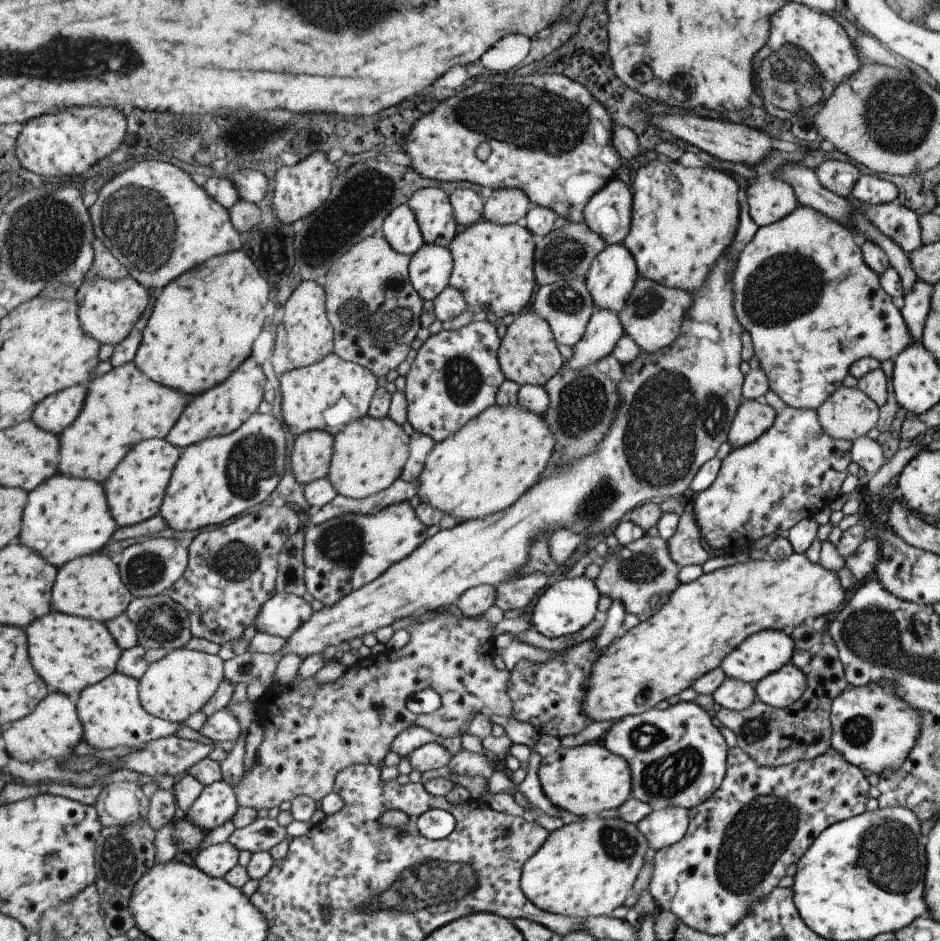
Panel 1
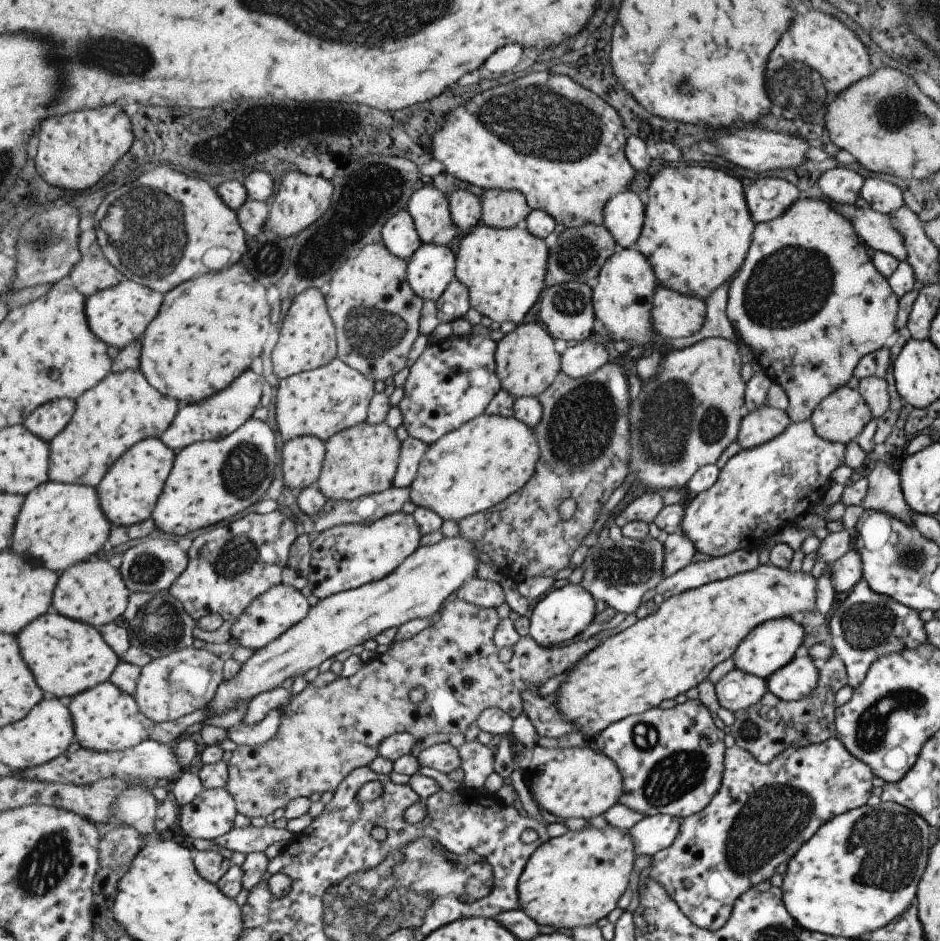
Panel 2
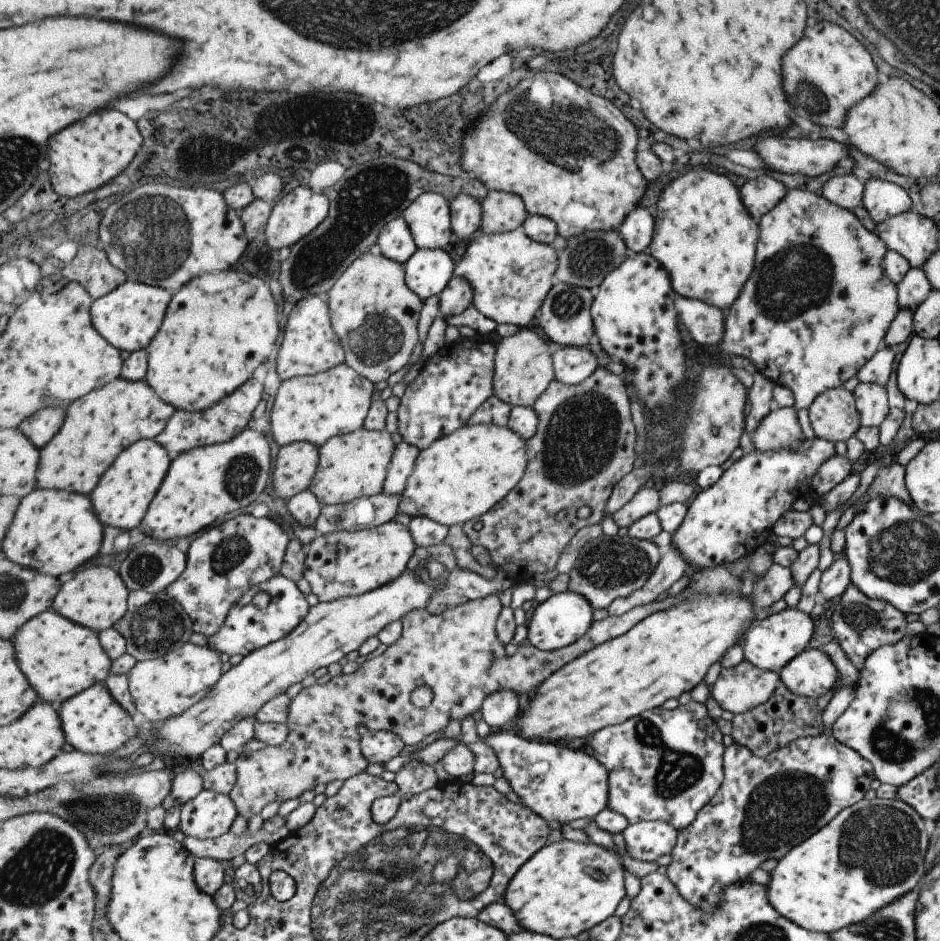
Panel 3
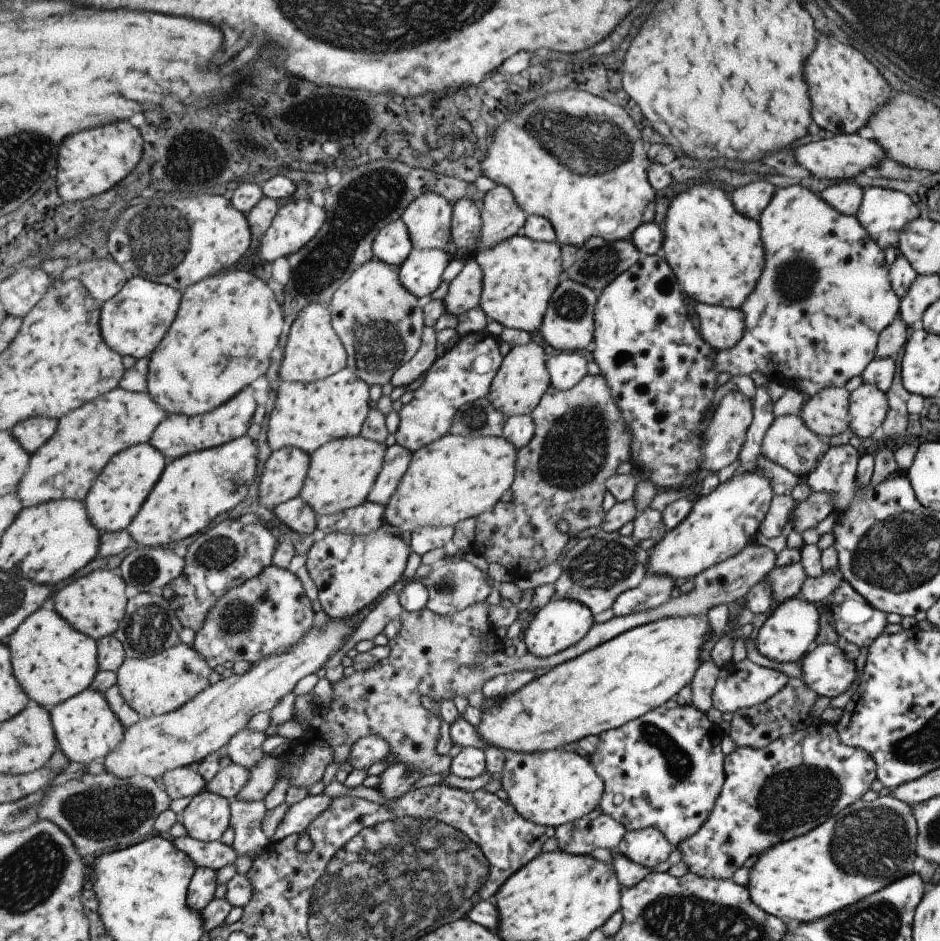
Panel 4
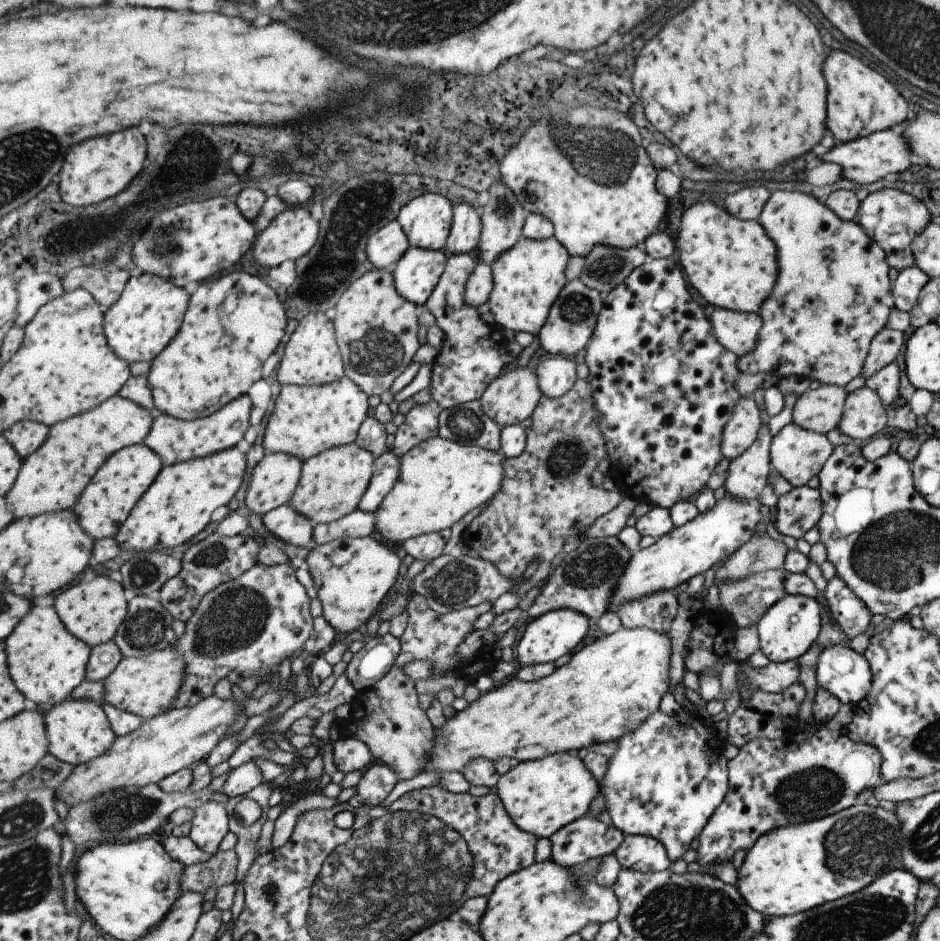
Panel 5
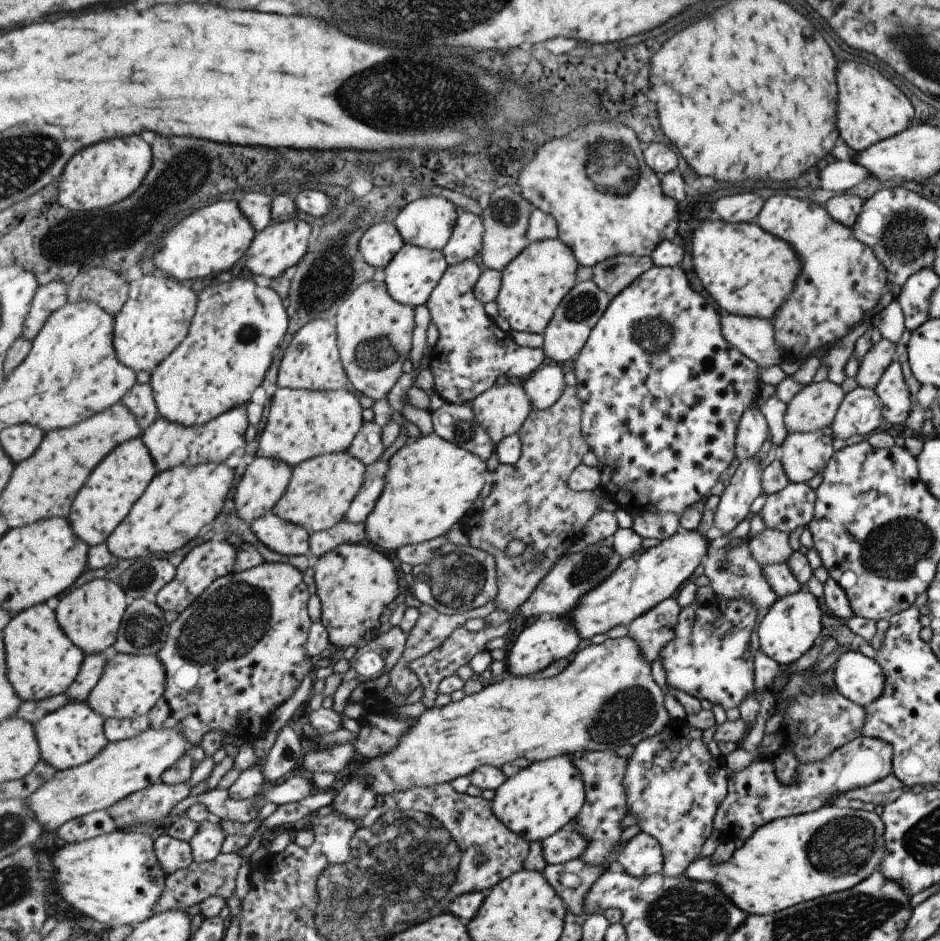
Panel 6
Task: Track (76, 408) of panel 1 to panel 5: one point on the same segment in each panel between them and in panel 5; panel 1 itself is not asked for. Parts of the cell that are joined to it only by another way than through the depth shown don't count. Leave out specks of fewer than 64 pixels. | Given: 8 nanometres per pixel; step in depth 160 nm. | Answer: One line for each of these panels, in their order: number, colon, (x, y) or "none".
2: (50, 420)
3: (41, 428)
4: (32, 433)
5: (26, 436)

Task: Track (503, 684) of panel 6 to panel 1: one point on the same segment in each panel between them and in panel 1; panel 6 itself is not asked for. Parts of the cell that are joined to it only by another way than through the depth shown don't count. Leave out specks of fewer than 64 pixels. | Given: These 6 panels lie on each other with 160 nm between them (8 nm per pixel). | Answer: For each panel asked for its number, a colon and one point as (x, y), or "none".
1: (702, 621)
2: (668, 652)
3: (668, 653)
4: (603, 689)
5: (612, 685)

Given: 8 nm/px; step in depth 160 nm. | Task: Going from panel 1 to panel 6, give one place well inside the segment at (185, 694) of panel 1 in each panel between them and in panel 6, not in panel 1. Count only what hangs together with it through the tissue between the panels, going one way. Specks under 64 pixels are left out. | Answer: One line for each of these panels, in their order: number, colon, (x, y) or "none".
2: (176, 685)
3: (166, 686)
4: (153, 686)
5: (148, 686)
6: (131, 685)

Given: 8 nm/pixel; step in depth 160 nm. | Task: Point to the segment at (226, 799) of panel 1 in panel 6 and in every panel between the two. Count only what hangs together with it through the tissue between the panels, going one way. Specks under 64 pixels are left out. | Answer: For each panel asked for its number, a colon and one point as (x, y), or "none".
2: (213, 813)
3: (210, 815)
4: (208, 816)
5: (211, 824)
6: (207, 844)

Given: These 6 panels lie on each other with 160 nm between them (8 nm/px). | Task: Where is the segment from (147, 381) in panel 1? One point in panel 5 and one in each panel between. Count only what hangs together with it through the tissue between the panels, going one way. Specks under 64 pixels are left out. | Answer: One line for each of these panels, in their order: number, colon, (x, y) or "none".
2: (124, 408)
3: (98, 429)
4: (89, 438)
5: (54, 479)

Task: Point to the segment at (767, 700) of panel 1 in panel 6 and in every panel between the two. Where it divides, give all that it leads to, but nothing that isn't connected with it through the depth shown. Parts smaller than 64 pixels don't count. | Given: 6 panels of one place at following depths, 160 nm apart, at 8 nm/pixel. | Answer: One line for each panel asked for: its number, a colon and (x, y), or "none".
2: (796, 679)
3: (811, 674)
4: (825, 670)
5: (845, 674)
6: (859, 679)

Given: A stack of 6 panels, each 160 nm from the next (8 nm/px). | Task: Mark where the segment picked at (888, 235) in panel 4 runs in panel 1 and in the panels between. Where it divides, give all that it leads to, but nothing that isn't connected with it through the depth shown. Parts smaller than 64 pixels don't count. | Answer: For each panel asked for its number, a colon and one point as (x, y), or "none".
1: (869, 189)
2: (882, 196)
3: (881, 199)

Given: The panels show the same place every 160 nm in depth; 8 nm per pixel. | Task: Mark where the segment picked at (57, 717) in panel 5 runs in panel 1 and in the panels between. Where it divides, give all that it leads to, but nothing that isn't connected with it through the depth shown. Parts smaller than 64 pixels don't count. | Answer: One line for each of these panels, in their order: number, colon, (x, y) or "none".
1: (113, 715)
2: (106, 719)
3: (94, 722)
4: (86, 727)

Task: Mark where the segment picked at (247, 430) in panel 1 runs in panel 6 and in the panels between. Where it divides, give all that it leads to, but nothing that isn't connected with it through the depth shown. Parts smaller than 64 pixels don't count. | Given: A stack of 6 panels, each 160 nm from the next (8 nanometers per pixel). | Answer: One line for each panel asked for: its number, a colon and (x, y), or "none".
2: (211, 481)
3: (205, 483)
4: (195, 489)
5: (177, 507)
6: (180, 504)

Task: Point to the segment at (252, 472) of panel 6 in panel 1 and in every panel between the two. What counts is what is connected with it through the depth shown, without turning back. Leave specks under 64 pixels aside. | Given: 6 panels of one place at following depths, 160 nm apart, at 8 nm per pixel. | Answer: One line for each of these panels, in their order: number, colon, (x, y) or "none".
1: (312, 458)
2: (303, 458)
3: (296, 464)
4: (284, 475)
5: (275, 480)

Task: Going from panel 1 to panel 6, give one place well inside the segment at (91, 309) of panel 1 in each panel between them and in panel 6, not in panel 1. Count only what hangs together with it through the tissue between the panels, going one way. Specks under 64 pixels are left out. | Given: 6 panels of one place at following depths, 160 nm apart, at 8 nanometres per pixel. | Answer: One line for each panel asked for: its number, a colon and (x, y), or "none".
2: (119, 315)
3: (130, 317)
4: (134, 322)
5: (145, 320)
6: (158, 315)

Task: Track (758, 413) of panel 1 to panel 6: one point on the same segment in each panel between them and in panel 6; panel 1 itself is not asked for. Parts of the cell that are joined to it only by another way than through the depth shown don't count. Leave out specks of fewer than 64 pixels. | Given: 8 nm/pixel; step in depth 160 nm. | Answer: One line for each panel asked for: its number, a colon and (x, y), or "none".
2: (756, 427)
3: (778, 429)
4: (787, 442)
5: (797, 455)
6: (801, 455)

